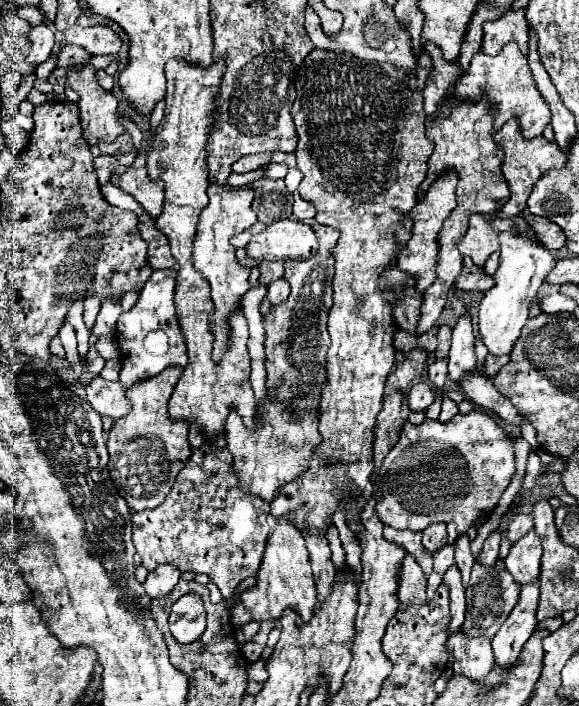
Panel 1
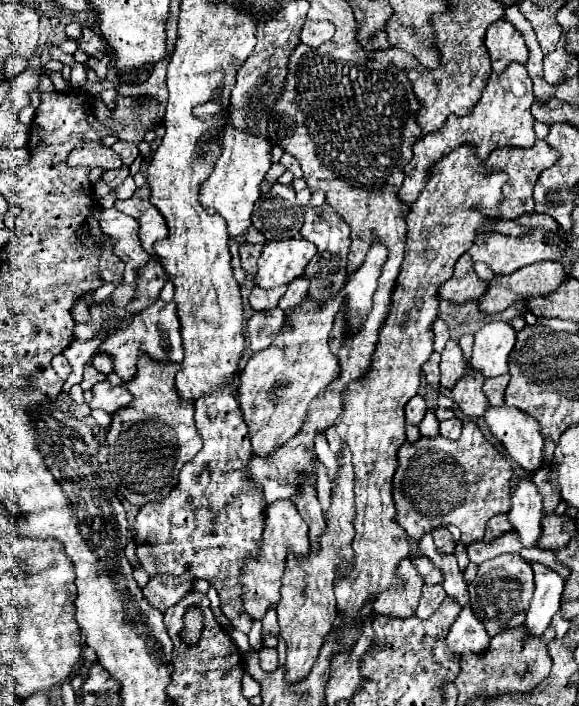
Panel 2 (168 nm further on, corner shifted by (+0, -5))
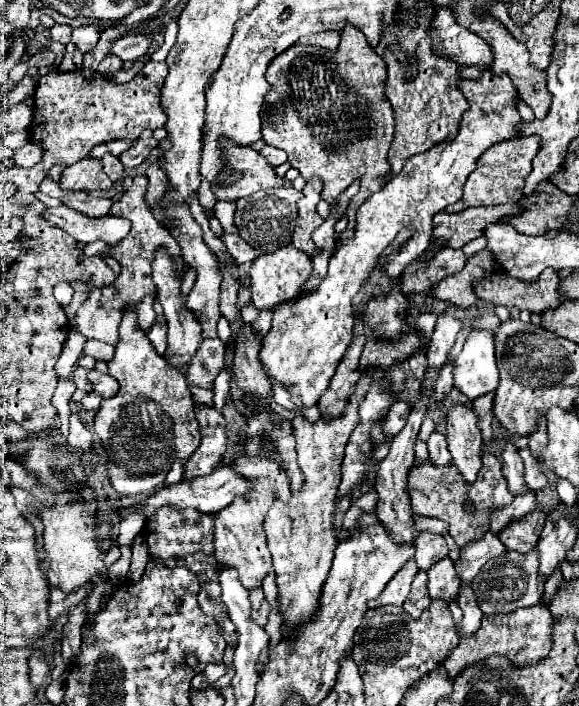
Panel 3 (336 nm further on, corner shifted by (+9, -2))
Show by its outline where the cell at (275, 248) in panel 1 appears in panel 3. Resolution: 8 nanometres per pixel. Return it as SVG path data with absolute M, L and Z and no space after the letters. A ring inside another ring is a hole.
M293 245L281 247L279 251L271 253L271 255L261 255L253 261L251 267L251 293L253 293L253 305L257 309L275 309L281 303L287 303L289 299L295 299L301 295L301 287L303 283L311 277L311 257L305 255L303 251L295 249Z

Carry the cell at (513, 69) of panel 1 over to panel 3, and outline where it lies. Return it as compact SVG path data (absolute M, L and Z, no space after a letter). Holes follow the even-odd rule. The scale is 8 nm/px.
M485 71L483 77L479 81L467 81L461 79L459 81L459 91L467 91L467 103L469 109L463 113L461 125L459 125L459 133L453 141L449 143L439 143L433 149L413 155L411 159L407 159L403 171L393 177L381 191L377 191L375 195L371 195L357 211L357 221L355 221L355 235L353 239L341 239L337 245L337 251L333 253L331 261L329 261L329 273L323 279L323 283L317 287L317 291L311 293L303 293L299 299L293 299L289 303L283 303L281 307L277 307L273 311L273 325L271 331L267 333L267 337L263 339L263 347L259 351L259 361L267 367L267 375L279 379L285 389L293 395L299 395L301 401L311 407L317 405L319 397L325 393L325 389L329 387L331 377L335 375L335 369L339 365L339 361L343 359L347 347L350 346L354 335L356 319L353 314L354 307L362 307L369 297L369 277L373 273L373 269L379 263L379 257L385 253L385 249L393 243L393 239L397 237L397 233L407 227L411 229L411 237L409 241L395 253L391 253L383 265L383 273L391 279L397 281L397 277L403 273L403 269L421 253L427 251L427 247L431 245L431 229L433 229L433 215L443 211L447 205L457 203L463 197L463 185L469 177L471 171L475 171L475 163L477 159L495 143L505 141L505 139L513 139L519 137L517 133L517 125L521 123L521 117L517 113L515 107L515 99L517 99L517 91L511 83L511 79L507 75L493 75L491 71Z

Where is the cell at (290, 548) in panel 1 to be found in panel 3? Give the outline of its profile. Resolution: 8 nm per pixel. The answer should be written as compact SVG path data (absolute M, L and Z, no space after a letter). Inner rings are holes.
M239 431L237 455L229 463L229 467L233 467L235 473L243 475L243 479L251 481L253 485L247 495L233 499L233 503L229 507L215 513L213 549L215 549L215 559L223 565L231 565L233 569L237 569L239 581L243 583L243 587L251 589L251 587L261 585L261 581L265 579L265 575L271 567L271 555L267 551L267 539L265 539L265 531L263 531L265 513L277 499L273 491L279 491L277 493L279 499L283 499L283 501L289 499L289 483L287 483L287 475L283 475L283 471L277 463L273 463L271 459L267 459L263 455L259 455L259 457L247 455L247 433L245 431Z

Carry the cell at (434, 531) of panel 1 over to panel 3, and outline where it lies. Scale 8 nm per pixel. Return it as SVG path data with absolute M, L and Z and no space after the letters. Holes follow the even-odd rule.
M419 533L415 537L415 563L421 571L427 571L431 563L437 563L439 559L447 557L447 543L441 535L431 535L431 533Z

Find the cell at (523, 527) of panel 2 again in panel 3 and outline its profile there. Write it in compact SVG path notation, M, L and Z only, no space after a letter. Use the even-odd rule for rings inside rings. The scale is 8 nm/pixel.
M513 443L503 445L501 457L503 457L503 475L505 475L507 483L509 483L509 491L513 495L527 493L529 489L527 489L527 485L523 481L523 459L519 457L517 447Z

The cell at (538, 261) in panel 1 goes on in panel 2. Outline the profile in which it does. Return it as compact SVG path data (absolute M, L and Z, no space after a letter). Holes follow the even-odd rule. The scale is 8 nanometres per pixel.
M508 322L488 324L474 334L474 352L470 366L486 378L508 372L508 356L516 342L516 330Z

